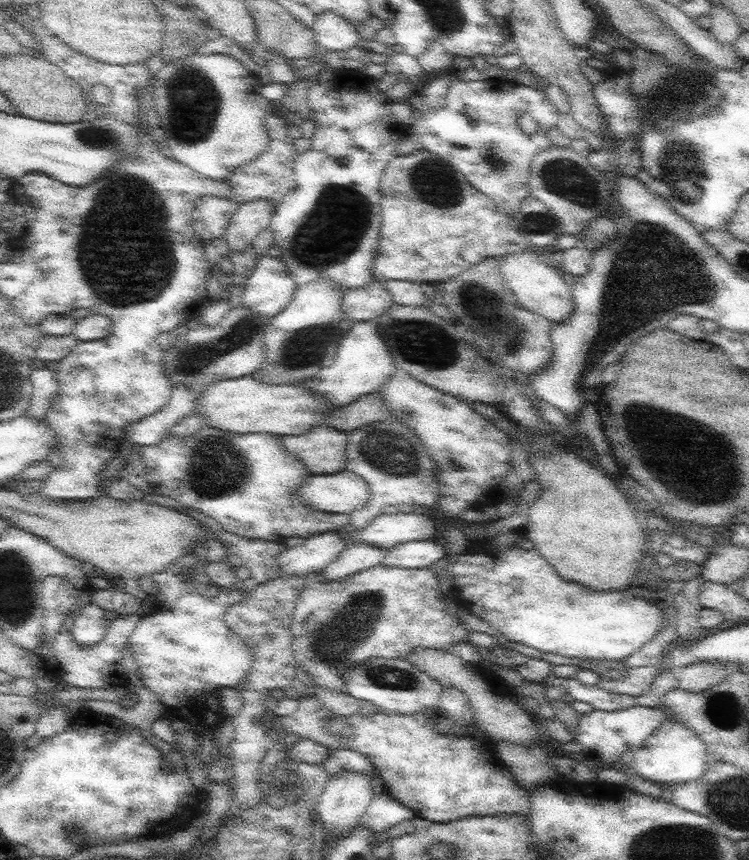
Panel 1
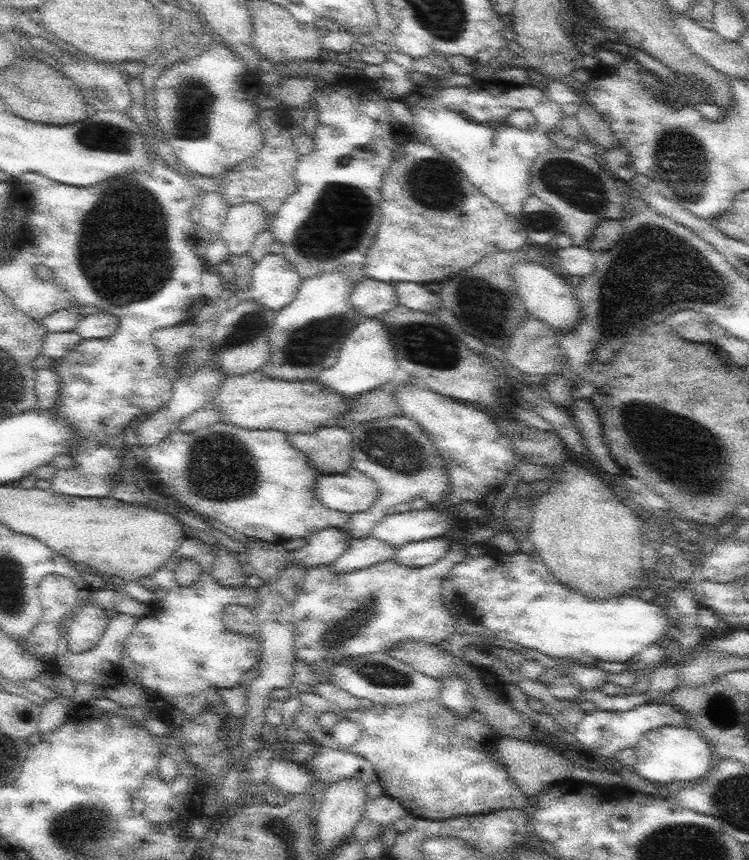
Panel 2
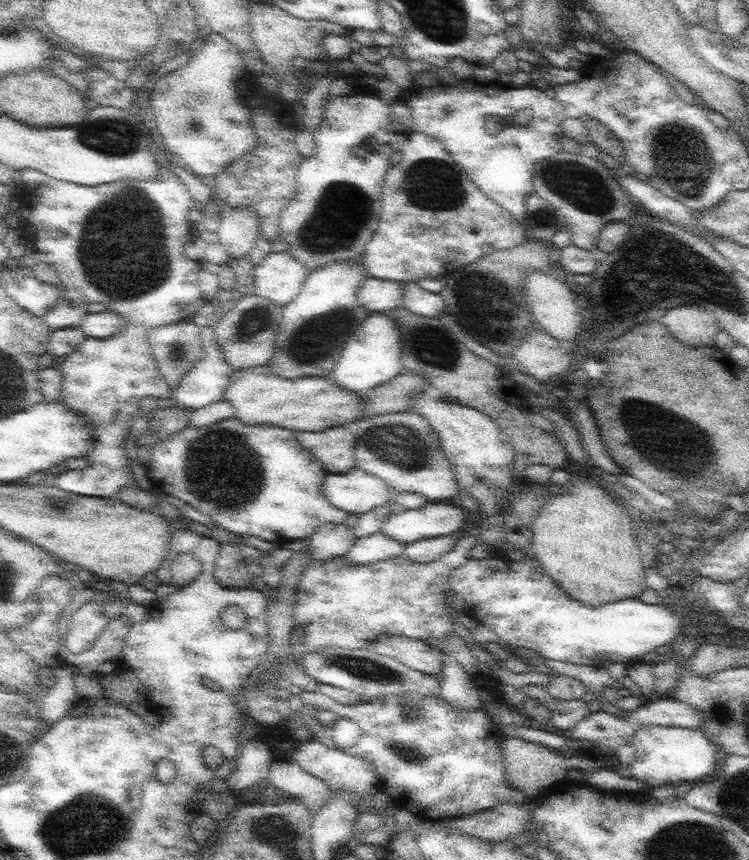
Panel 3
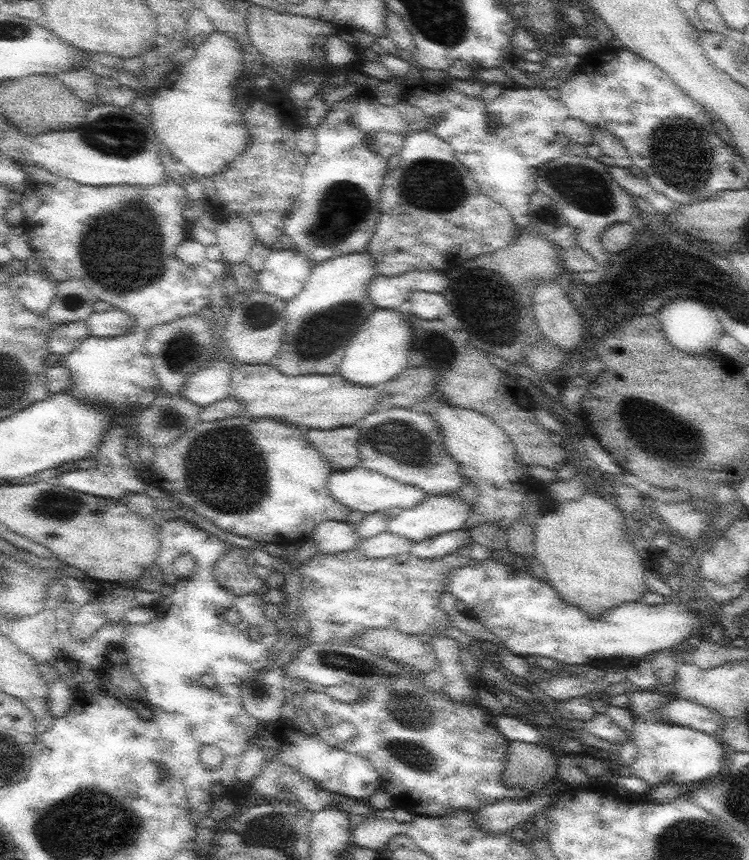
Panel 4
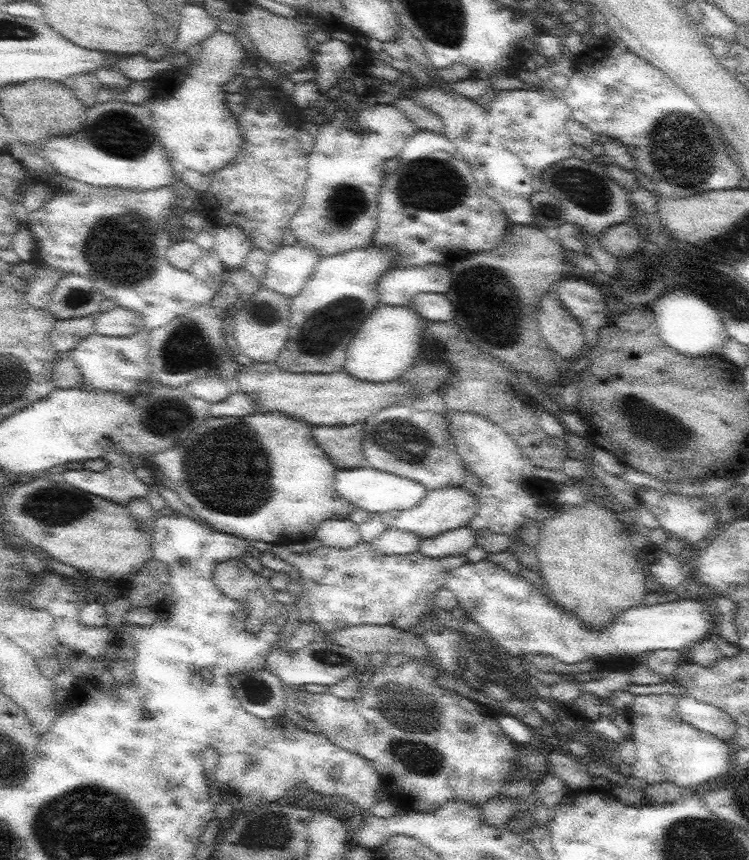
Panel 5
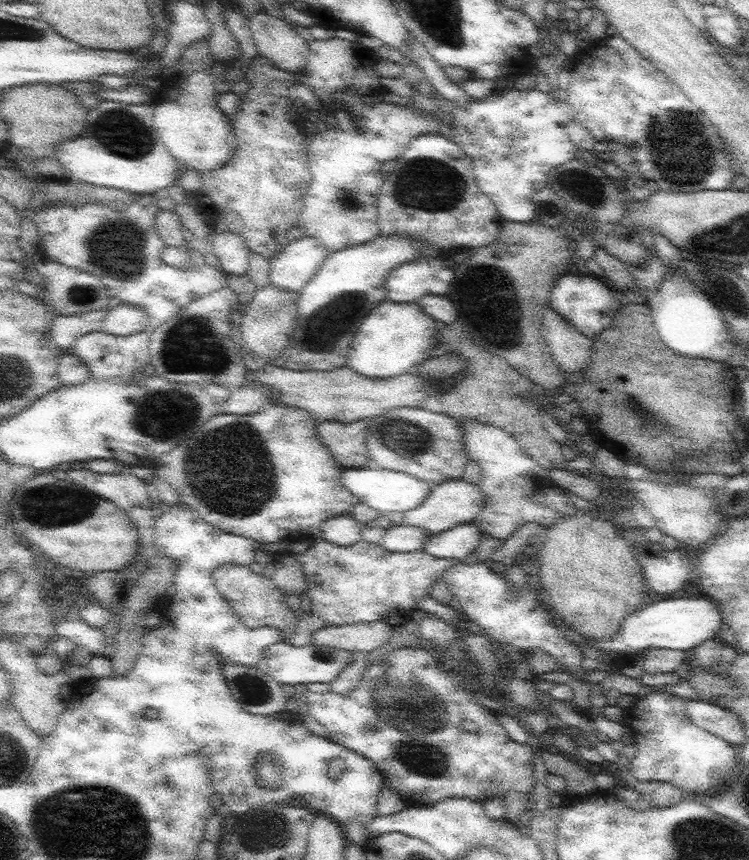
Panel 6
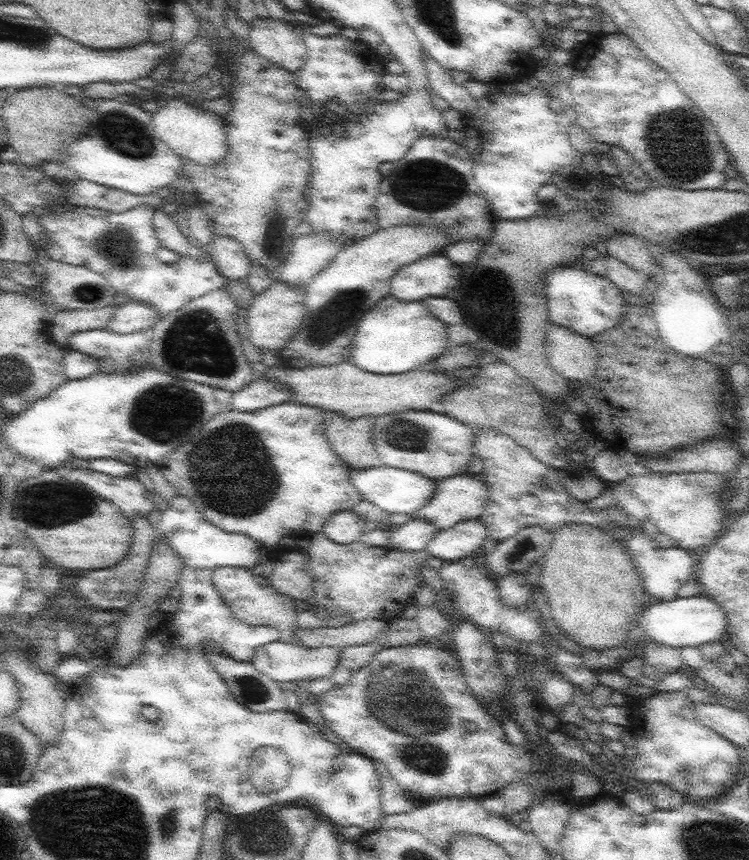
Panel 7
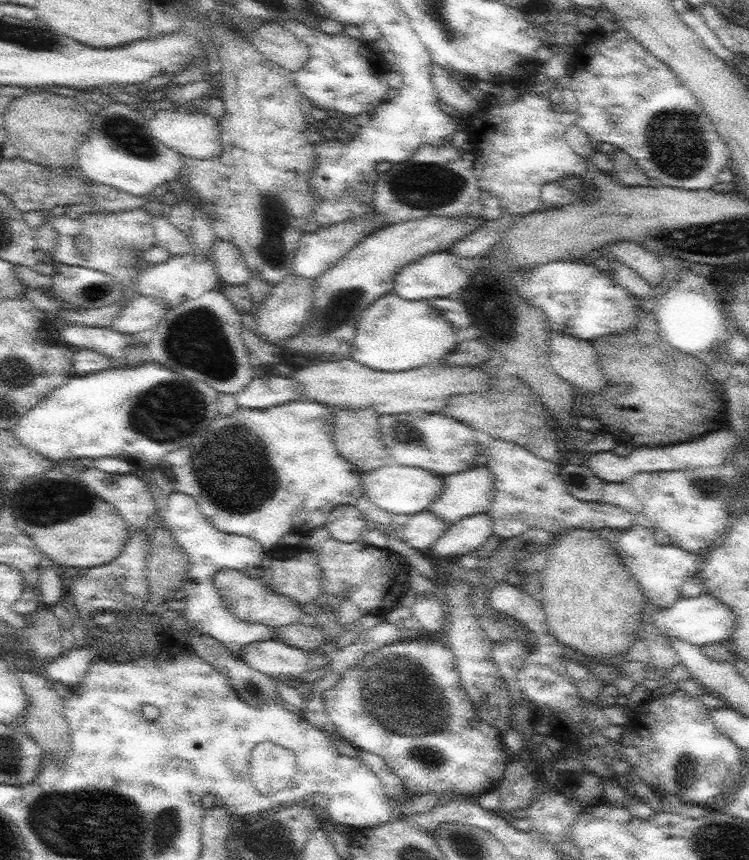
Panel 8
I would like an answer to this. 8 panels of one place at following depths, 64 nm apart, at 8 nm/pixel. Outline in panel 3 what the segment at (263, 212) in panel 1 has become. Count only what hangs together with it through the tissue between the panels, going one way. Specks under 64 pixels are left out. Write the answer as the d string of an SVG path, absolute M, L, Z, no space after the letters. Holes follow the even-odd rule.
M221 204L221 226L215 234L231 258L247 256L261 234L257 210L251 206L229 208Z

